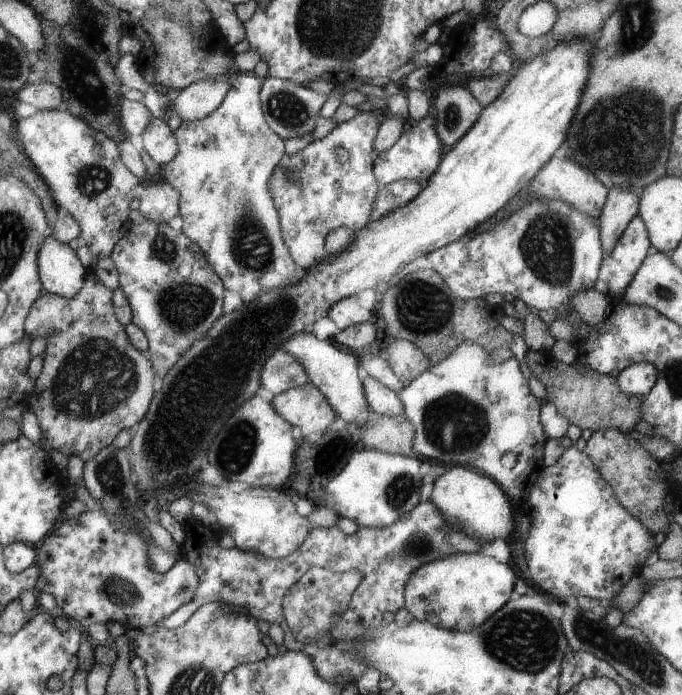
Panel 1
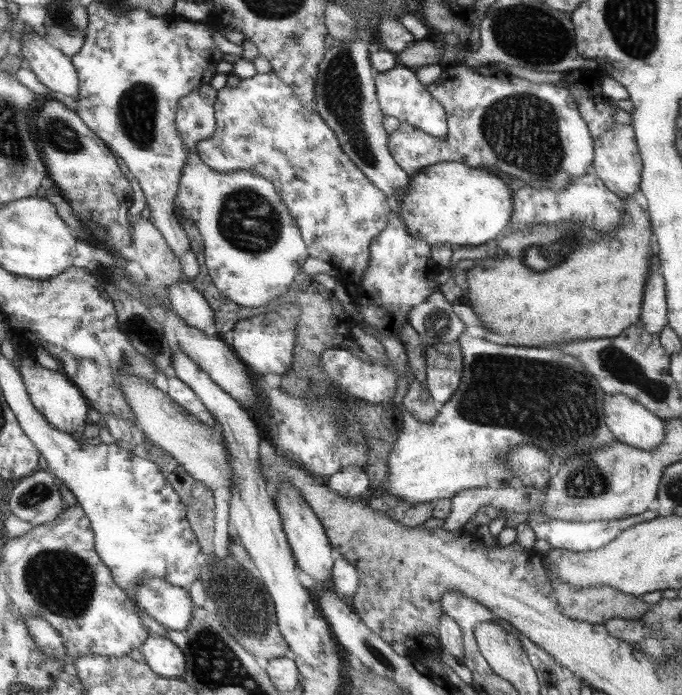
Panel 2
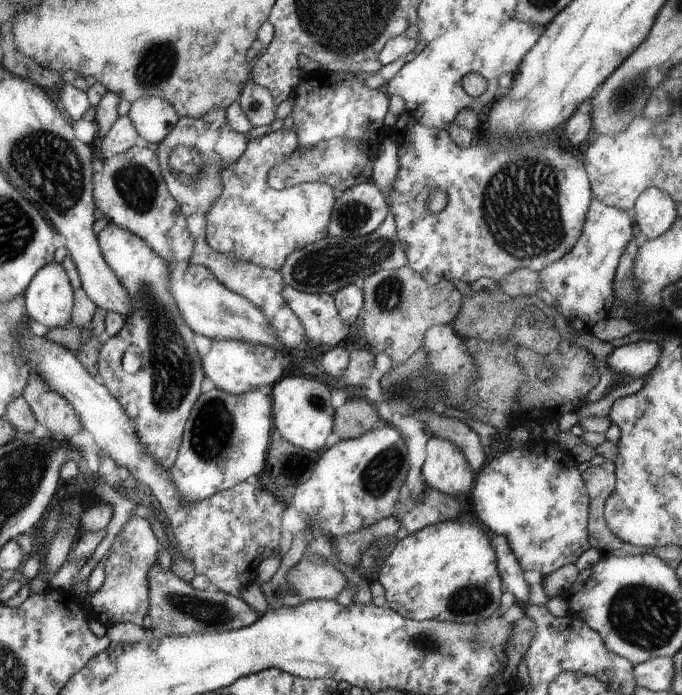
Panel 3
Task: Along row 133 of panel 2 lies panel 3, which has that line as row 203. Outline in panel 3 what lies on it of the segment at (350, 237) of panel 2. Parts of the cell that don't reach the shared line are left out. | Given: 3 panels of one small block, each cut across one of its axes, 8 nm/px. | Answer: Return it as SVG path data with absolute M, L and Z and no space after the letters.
M293 128L270 133L247 142L246 151L229 166L225 167L221 180L222 196L213 205L206 216L208 235L205 240L216 253L247 261L251 264L280 271L288 257L299 249L328 236L326 228L332 219L333 207L337 203L338 194L325 183L301 183L294 187L278 191L268 184L269 172L278 164L285 162L298 150L297 133Z

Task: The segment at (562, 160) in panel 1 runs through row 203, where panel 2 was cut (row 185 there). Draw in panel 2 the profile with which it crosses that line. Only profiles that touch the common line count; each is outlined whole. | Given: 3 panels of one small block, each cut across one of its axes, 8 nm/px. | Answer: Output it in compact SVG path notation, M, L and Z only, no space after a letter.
M590 172L574 178L569 186L560 189L536 190L530 186L522 186L514 190L514 214L510 218L506 233L514 233L532 225L551 225L560 221L574 220L584 222L588 227L607 234L618 225L622 211L624 211L624 199L610 191L600 178Z

